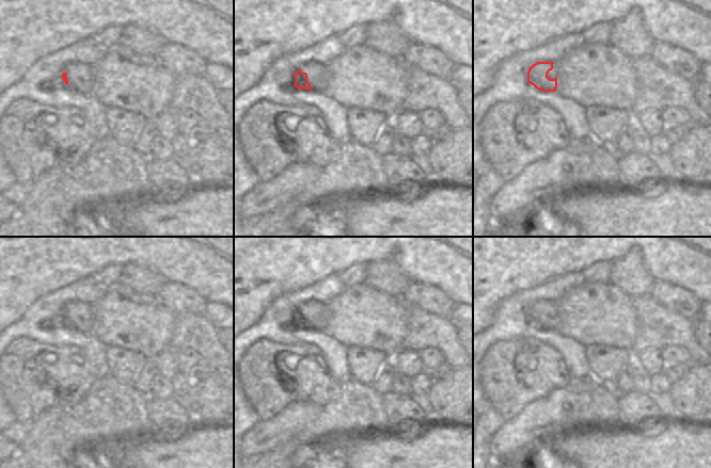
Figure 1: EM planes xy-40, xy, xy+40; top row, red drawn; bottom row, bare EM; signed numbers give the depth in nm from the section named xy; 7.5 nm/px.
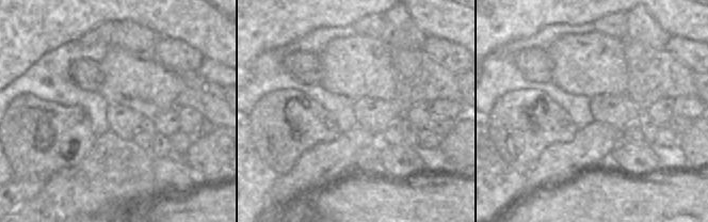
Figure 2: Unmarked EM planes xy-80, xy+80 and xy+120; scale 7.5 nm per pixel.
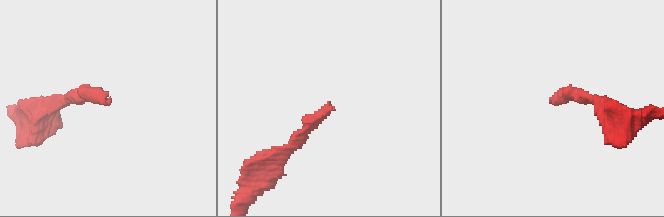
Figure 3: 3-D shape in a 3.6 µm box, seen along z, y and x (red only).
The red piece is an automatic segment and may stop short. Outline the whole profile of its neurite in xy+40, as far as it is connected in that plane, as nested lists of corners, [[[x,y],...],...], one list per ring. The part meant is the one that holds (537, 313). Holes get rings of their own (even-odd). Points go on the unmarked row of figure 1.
[[[537,301],[527,310],[527,321],[537,328],[555,330],[557,327],[557,304],[553,301]]]

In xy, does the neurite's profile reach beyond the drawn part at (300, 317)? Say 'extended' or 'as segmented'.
extended

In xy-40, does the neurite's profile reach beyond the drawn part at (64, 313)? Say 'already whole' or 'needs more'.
needs more

